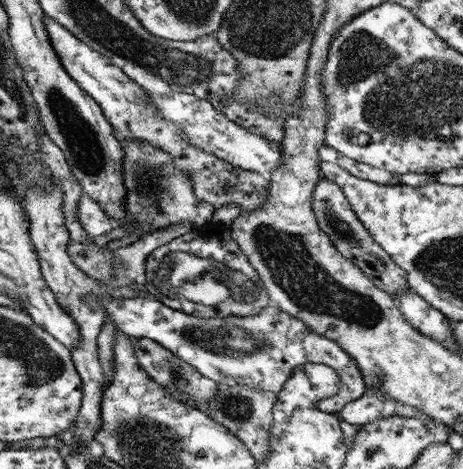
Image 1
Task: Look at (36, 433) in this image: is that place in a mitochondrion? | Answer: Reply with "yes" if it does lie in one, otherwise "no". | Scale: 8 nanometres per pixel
no

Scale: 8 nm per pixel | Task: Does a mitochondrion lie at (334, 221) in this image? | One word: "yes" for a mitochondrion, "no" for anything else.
yes

